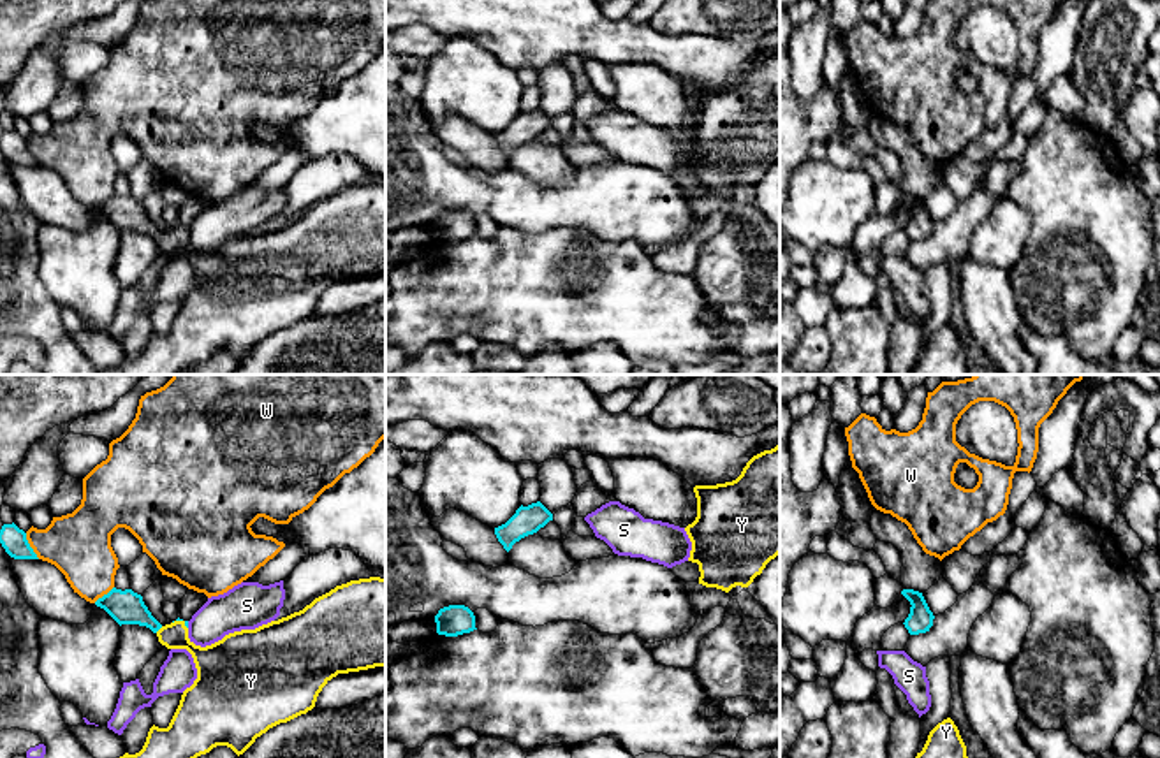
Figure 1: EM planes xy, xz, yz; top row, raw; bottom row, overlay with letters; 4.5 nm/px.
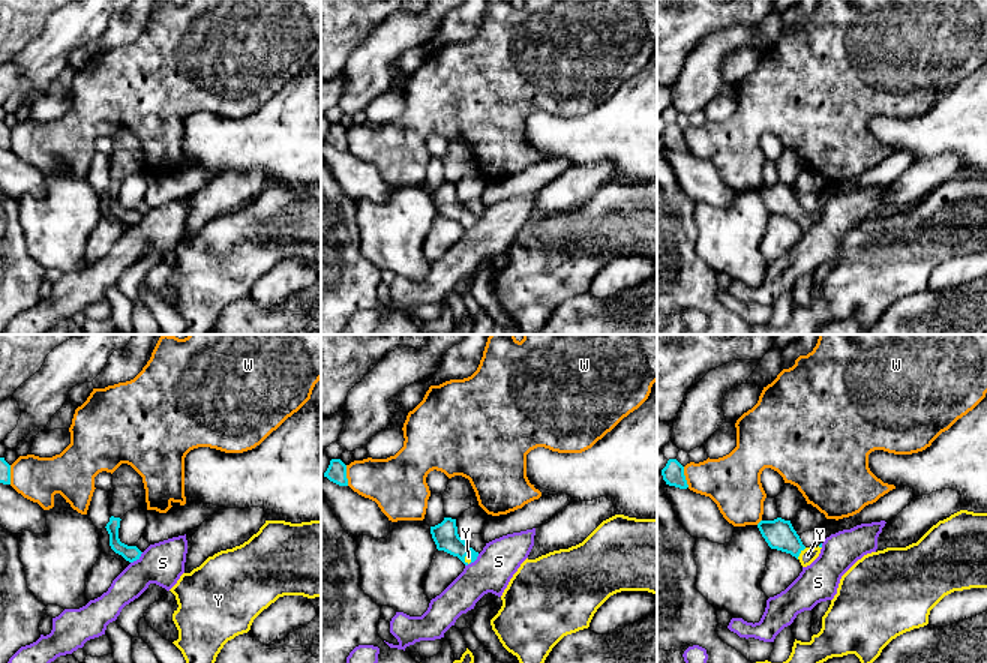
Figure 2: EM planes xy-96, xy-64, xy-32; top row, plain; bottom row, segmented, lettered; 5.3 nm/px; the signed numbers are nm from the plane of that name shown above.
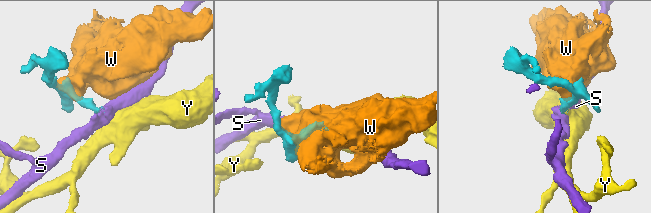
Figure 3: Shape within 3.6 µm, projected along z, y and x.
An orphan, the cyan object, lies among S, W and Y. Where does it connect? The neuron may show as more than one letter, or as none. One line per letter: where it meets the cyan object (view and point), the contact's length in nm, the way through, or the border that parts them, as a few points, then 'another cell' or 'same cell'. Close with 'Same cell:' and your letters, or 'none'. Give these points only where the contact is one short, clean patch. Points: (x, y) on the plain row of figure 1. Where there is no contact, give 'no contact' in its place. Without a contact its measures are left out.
S: xy (187, 231) | 30 nm | along xy (187, 227), (189, 233) | another cell
W: xy (29, 152) | 140 nm | another cell
Y: xy (159, 234) | 50 nm | across xy (125, 213), (159, 234), (168, 241), (175, 241) | same cell
Same cell: Y

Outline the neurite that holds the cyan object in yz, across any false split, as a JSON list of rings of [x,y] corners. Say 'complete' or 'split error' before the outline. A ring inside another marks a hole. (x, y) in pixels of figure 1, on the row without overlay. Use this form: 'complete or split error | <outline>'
complete | [[[903,195],[901,200],[910,208],[910,220],[905,225],[905,234],[910,241],[919,241],[929,237],[933,232],[933,218],[929,216],[922,199],[914,195]]]

